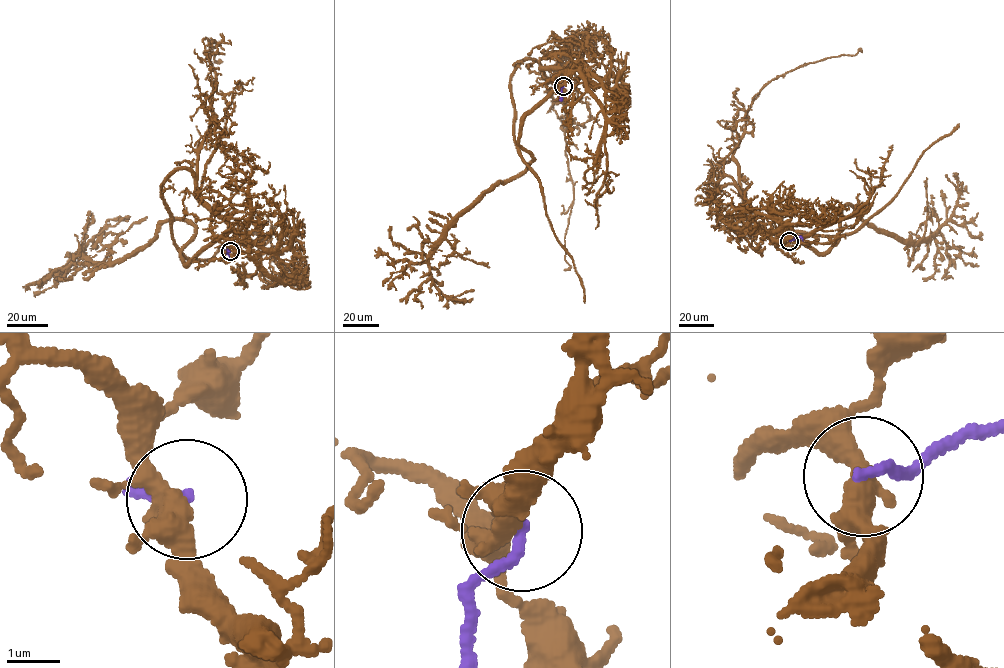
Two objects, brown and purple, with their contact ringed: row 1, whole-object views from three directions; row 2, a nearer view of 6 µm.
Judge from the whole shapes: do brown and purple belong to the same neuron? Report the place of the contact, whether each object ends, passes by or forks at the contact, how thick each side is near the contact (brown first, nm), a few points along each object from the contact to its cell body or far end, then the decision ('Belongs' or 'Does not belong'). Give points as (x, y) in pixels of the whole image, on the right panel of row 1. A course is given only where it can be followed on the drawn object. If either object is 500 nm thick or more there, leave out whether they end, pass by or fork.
Place: (789, 241). At the ring brown forks. At the ring purple ends. Thickness 340 nm (brown) against 200 nm. Course of brown: (789, 241), (789, 244), (779, 246), (768, 233), (752, 226). Course of purple: (789, 241), (797, 236), (802, 240). Does not belong

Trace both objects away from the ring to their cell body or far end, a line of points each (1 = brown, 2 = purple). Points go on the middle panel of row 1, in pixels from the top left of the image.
1: (563, 86), (568, 73), (580, 67), (570, 71), (541, 69)
2: (563, 86), (562, 98)

